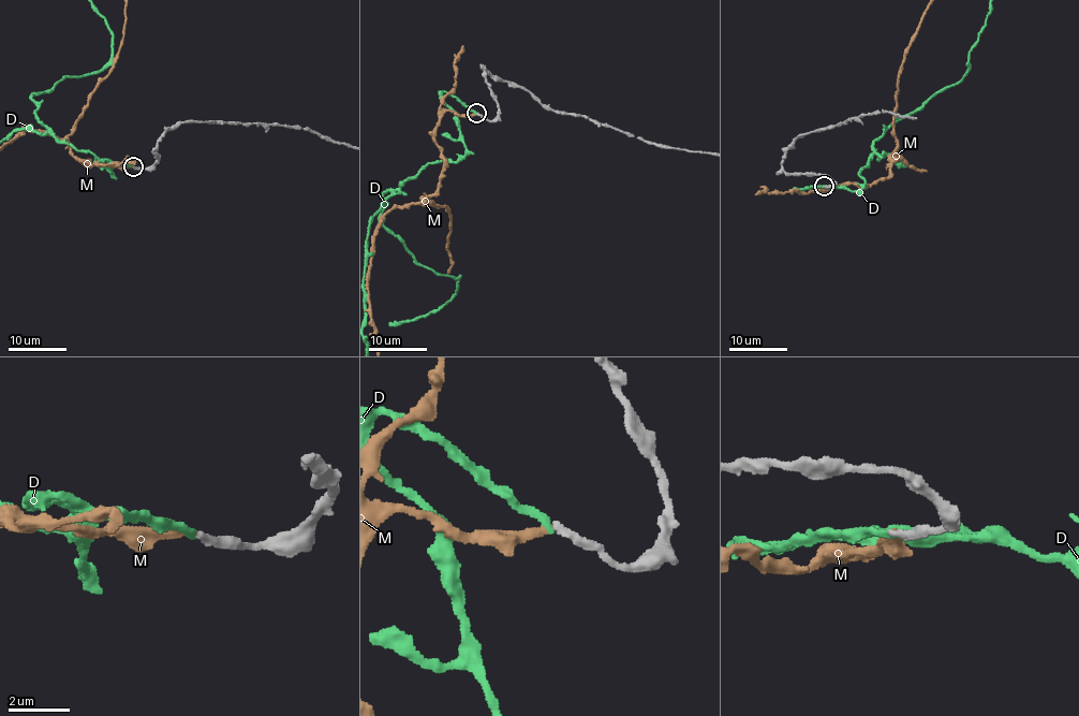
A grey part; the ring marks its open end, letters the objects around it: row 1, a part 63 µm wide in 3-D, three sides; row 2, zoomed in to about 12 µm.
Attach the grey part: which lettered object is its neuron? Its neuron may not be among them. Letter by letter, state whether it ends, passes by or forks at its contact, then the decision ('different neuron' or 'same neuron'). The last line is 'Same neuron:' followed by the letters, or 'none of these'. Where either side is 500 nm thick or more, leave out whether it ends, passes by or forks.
D: it ends there; same neuron
M: it ends there; different neuron
Same neuron: D

